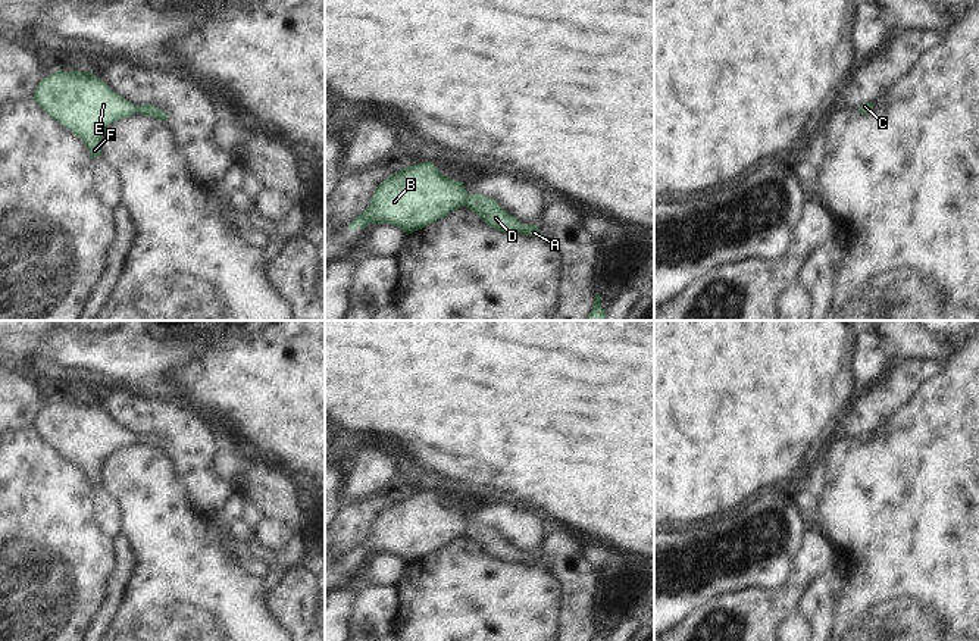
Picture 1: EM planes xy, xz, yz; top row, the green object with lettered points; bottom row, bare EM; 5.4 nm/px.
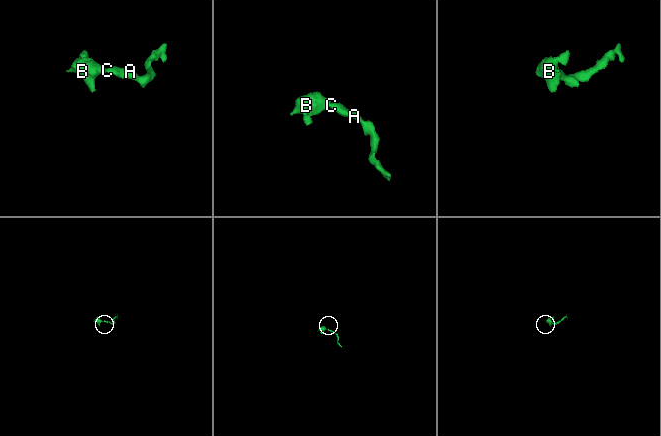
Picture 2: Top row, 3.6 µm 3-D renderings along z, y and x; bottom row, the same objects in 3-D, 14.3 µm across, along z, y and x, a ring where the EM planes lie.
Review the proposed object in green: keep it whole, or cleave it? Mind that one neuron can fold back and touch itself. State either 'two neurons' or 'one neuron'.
one neuron

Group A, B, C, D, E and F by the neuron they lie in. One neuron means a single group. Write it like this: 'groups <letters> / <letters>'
groups A B C D E F

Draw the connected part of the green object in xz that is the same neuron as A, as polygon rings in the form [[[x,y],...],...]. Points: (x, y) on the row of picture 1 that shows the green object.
[[[432,162],[401,168],[384,179],[375,188],[369,207],[348,223],[348,229],[390,223],[409,235],[463,206],[500,232],[548,241],[535,225],[520,223],[494,198],[469,196],[463,182],[444,176]]]

